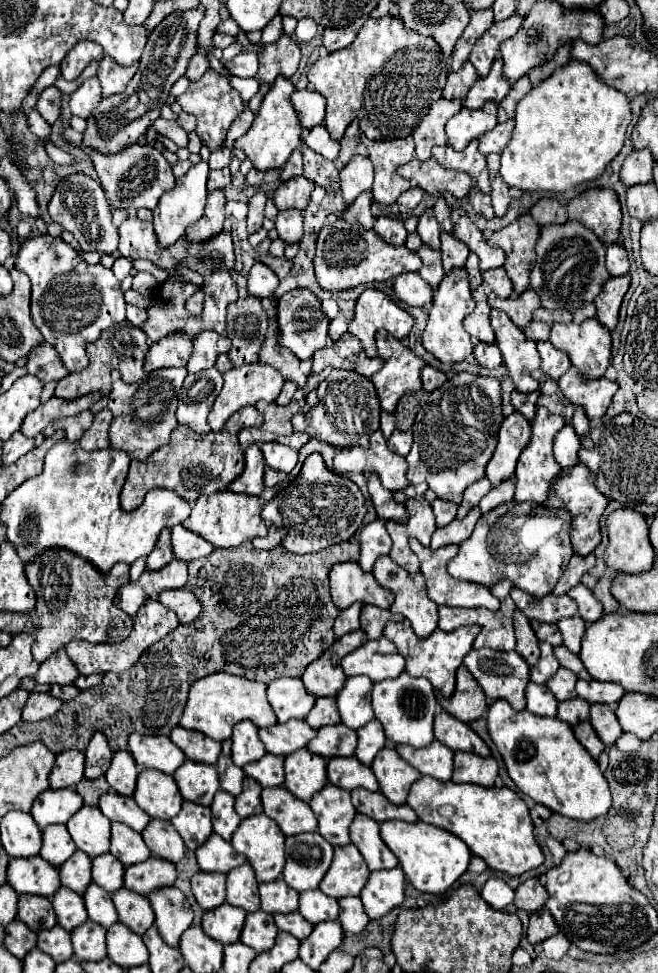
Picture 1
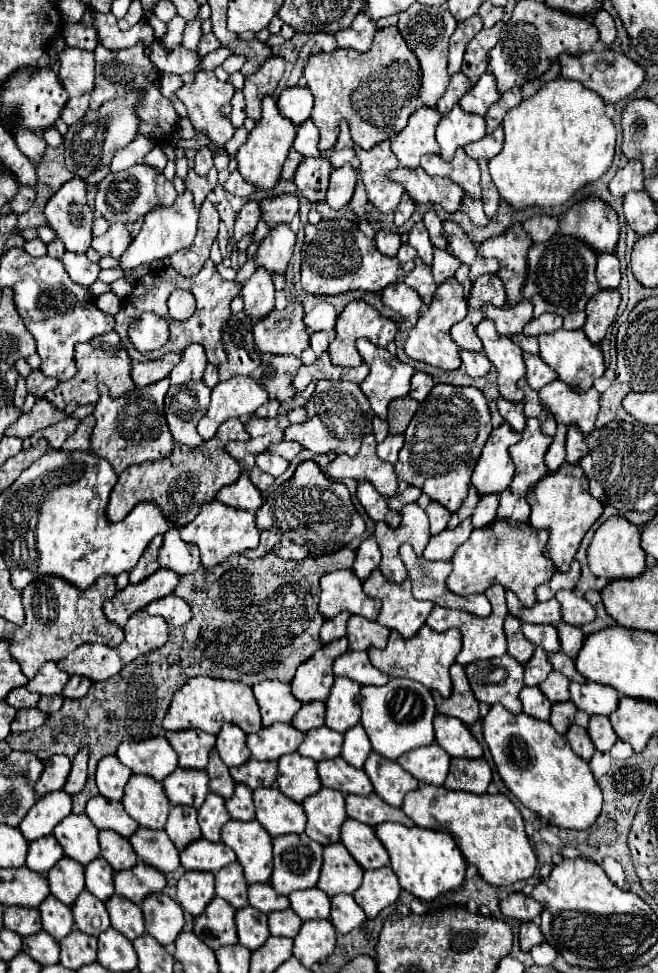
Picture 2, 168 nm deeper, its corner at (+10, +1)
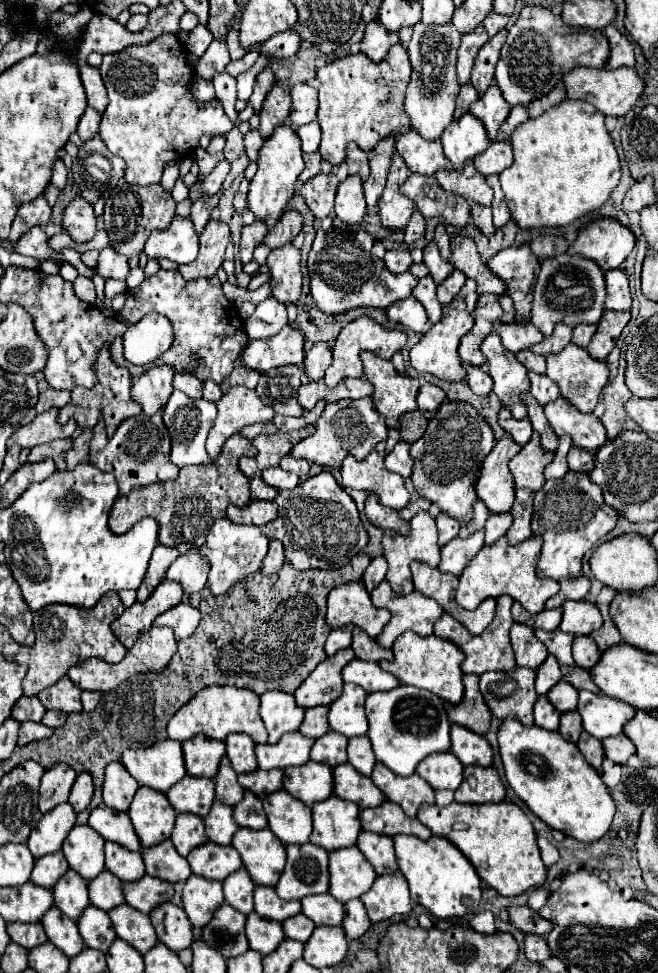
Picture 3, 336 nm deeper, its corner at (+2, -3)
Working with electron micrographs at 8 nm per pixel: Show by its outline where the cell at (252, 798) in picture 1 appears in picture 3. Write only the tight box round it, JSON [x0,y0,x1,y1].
[233,792,267,830]

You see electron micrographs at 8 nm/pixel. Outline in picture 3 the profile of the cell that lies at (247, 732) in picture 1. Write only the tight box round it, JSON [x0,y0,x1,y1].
[225,734,257,774]

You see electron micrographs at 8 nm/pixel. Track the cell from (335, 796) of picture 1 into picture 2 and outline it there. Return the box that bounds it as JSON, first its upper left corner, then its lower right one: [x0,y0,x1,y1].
[303,788,347,846]

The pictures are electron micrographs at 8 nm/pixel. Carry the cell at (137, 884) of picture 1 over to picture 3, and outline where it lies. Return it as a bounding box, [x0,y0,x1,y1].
[123,876,173,914]

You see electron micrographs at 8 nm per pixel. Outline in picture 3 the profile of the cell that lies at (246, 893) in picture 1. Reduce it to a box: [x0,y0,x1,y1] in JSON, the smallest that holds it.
[223,868,255,914]

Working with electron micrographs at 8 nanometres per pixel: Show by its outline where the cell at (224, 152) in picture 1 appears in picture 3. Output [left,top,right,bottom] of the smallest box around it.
[189,160,229,200]

